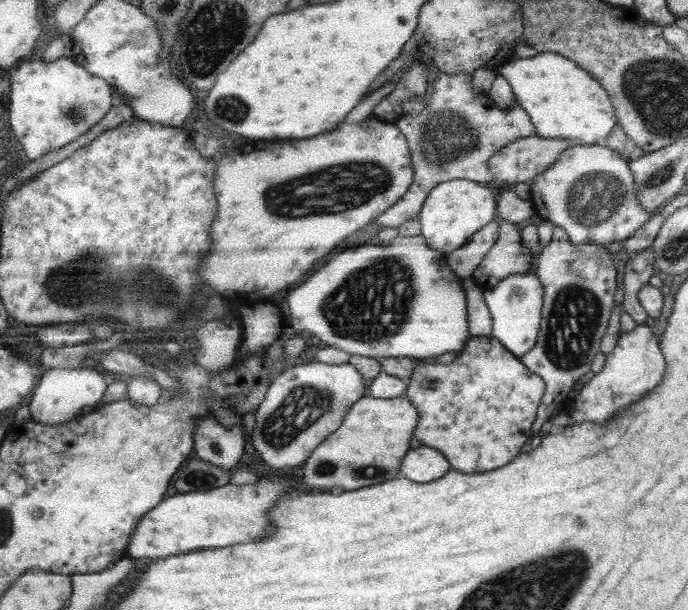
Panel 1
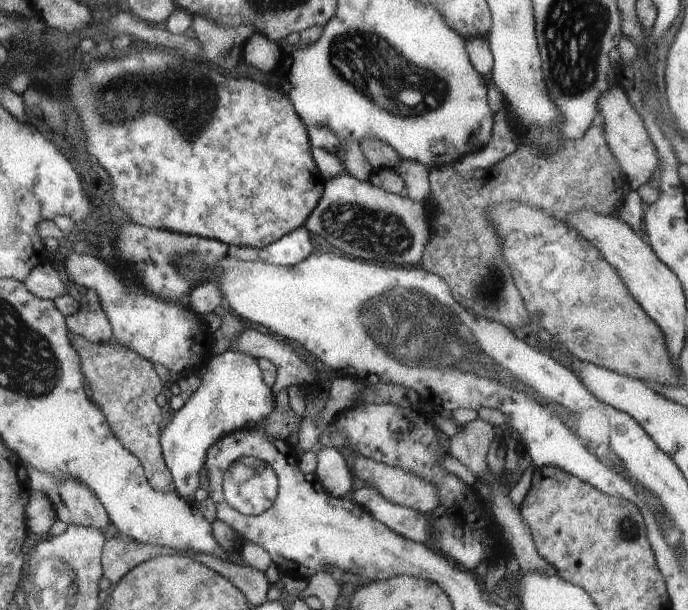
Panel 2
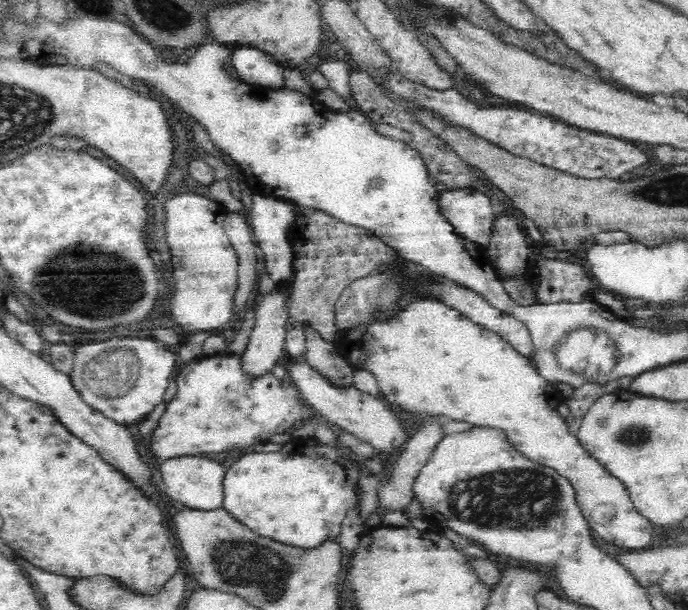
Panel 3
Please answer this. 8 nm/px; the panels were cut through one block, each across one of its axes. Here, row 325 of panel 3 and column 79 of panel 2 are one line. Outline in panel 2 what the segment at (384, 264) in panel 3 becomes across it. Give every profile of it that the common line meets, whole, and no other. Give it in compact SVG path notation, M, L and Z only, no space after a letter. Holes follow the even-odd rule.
M87 289L79 301L79 310L74 315L65 317L67 330L86 338L92 343L106 343L113 340L111 325L101 308L99 297Z

